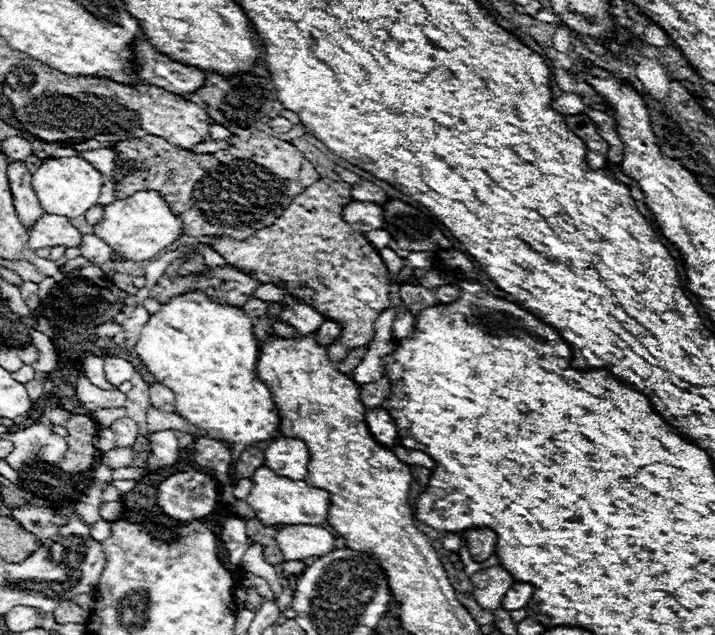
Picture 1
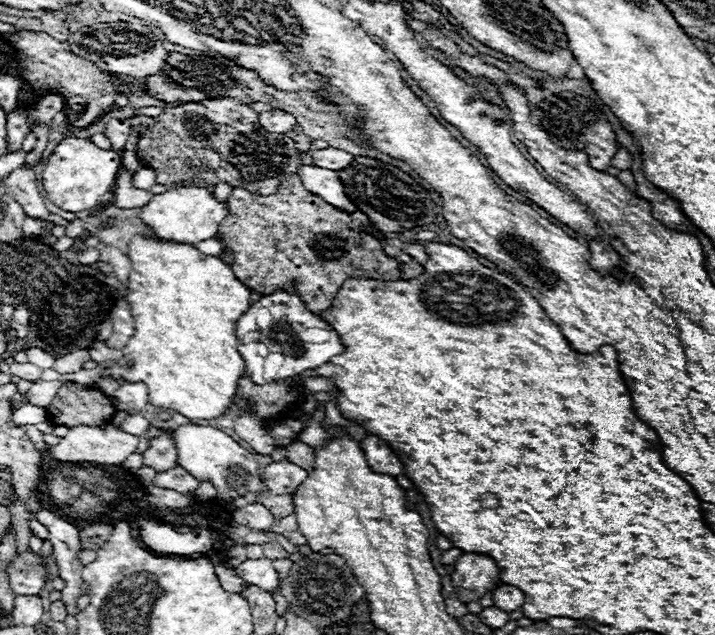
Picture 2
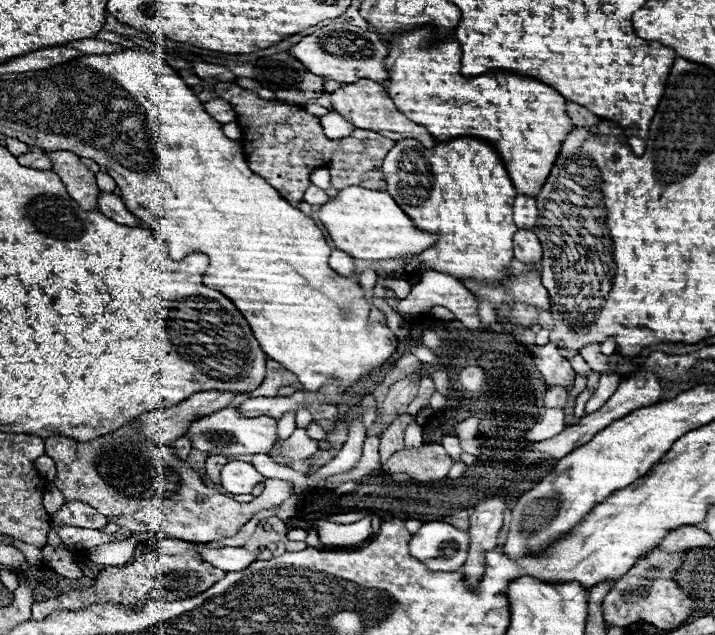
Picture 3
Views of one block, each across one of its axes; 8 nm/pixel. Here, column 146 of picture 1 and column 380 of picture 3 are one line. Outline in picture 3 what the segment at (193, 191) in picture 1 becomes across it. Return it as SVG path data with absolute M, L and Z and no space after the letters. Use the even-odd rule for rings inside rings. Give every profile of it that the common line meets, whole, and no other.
M218 82L214 90L236 110L236 122L244 134L244 154L252 172L268 180L292 206L300 204L304 190L310 186L310 174L316 168L330 168L332 188L336 190L346 186L386 190L382 160L396 144L394 140L360 128L344 140L330 140L320 126L320 116L306 112L302 106L264 100L256 92L240 88L234 82Z

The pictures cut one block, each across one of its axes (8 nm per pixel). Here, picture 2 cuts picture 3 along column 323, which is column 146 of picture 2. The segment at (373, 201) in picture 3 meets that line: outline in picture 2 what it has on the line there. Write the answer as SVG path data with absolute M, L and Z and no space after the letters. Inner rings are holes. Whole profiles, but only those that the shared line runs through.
M182 186L168 190L164 194L156 194L140 212L142 222L152 228L152 234L182 244L198 244L202 240L214 238L218 234L220 222L226 216L228 216L228 204L218 202L214 194L202 186Z

